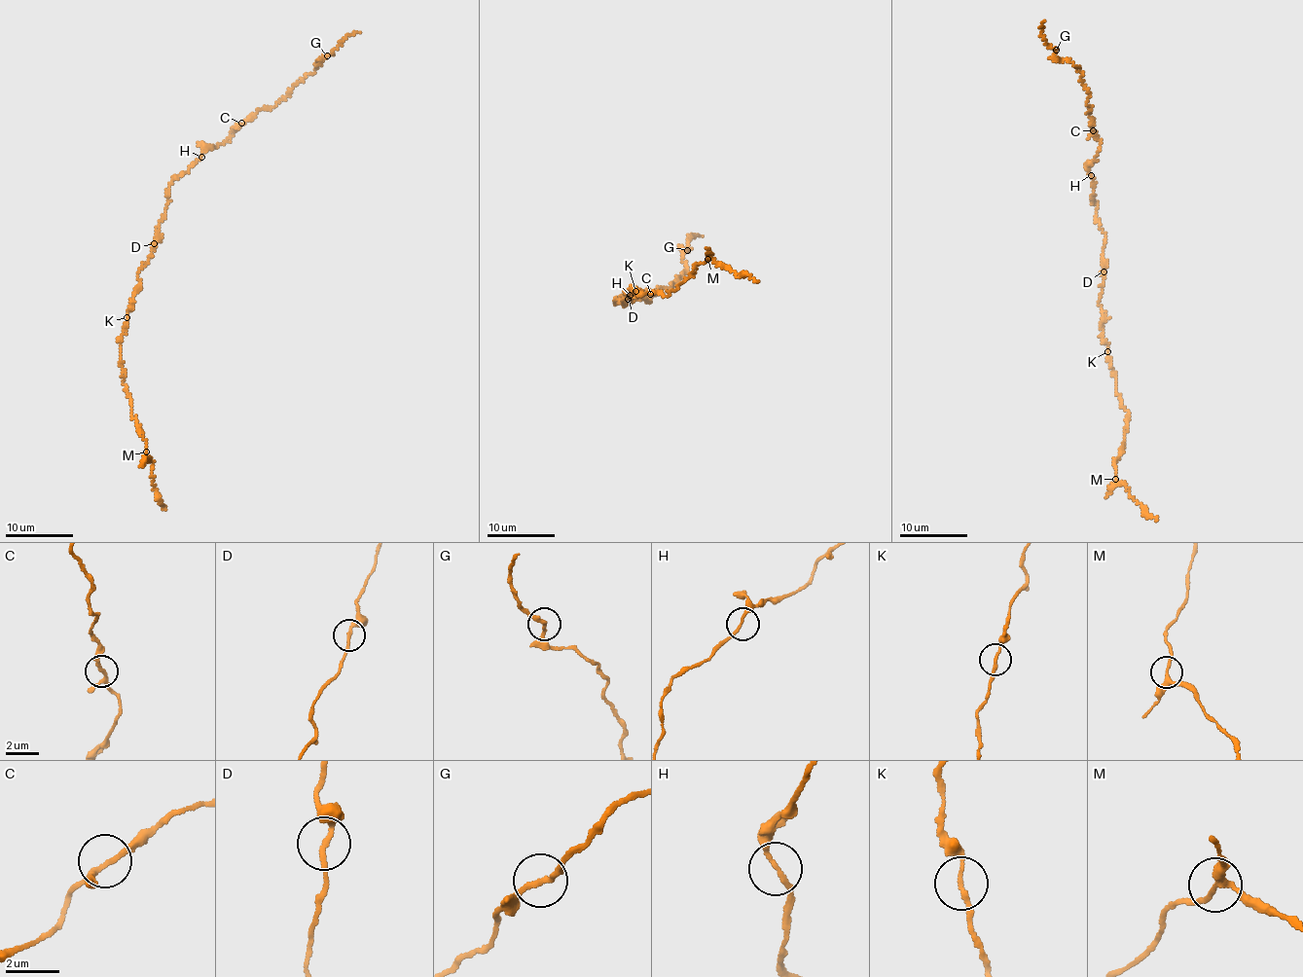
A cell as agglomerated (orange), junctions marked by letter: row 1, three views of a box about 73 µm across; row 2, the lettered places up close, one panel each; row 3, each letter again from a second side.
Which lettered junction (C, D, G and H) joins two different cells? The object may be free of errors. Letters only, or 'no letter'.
no letter

